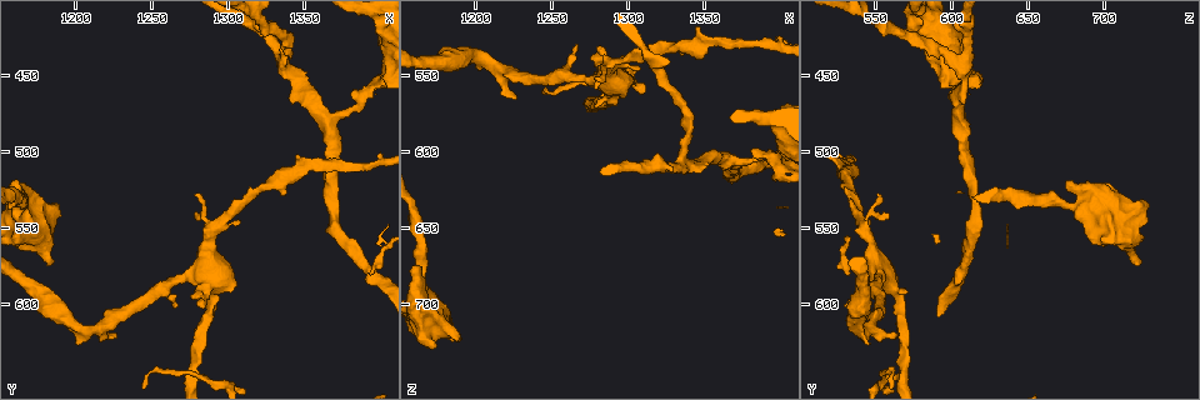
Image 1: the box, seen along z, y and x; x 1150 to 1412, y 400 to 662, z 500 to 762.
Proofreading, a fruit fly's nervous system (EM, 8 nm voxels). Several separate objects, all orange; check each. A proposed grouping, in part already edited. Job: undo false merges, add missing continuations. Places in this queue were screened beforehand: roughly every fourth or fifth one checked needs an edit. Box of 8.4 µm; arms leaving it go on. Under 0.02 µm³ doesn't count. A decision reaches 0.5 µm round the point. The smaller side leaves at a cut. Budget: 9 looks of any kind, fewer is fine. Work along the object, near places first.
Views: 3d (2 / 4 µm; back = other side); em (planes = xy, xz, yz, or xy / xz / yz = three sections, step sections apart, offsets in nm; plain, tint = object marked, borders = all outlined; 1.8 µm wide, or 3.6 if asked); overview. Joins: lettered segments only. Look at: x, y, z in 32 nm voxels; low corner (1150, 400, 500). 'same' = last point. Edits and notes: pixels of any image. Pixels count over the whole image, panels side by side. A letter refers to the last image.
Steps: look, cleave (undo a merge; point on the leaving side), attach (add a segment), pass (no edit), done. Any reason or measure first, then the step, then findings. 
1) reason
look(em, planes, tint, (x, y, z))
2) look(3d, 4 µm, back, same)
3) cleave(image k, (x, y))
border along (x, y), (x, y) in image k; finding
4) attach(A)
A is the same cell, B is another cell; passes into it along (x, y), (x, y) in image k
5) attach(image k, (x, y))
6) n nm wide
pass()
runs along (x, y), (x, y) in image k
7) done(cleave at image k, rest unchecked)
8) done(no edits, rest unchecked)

free end
look(em, 3.6 µm, planes, borders, (1226, 620, 564))

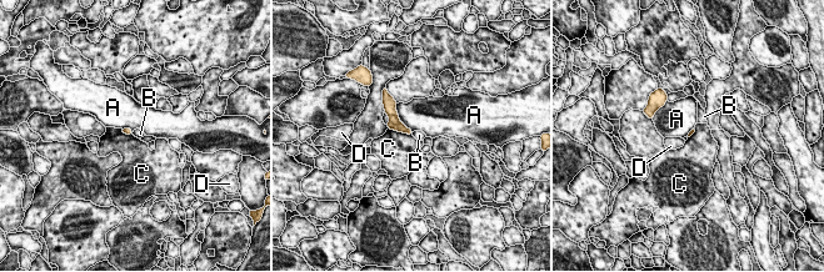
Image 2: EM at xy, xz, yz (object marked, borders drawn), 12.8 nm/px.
pass()
A, B, C and D are other cells; border along (396, 102), (398, 117), (413, 131) in image 2; no lettered segment goes on from it

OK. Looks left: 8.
sudden change in width
look(em, xy, step 8, borders, (1290, 548, 542))

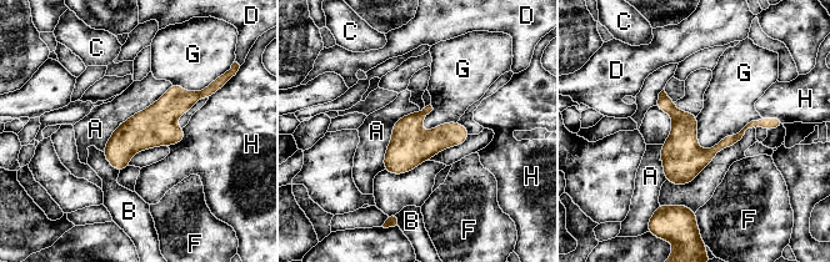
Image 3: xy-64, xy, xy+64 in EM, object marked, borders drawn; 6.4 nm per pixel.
G touches over 460 nm
pass()
A, B, C, D, F, G and H are other cells; border along (761, 117), (709, 149), (696, 142) in image 3; all the same cell

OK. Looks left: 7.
thin end
look(em, planes, tint, (1280, 600, 530))

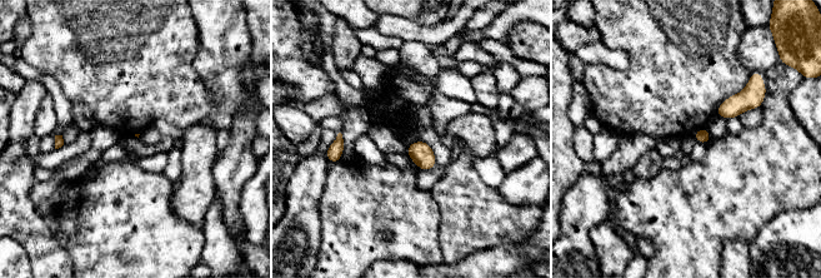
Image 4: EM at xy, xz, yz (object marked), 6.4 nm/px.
look(em, planes, borders, same)

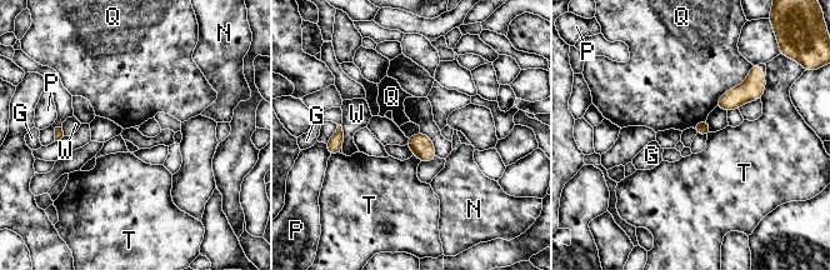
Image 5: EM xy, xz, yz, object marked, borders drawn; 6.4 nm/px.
pass()
G, N, P, Q, T and W are other cells; border along (750, 68), (746, 78), (714, 106) in image 5; none of them fits

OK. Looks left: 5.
branch stops here
look(3d, 2 µm, (1186, 570, 724))

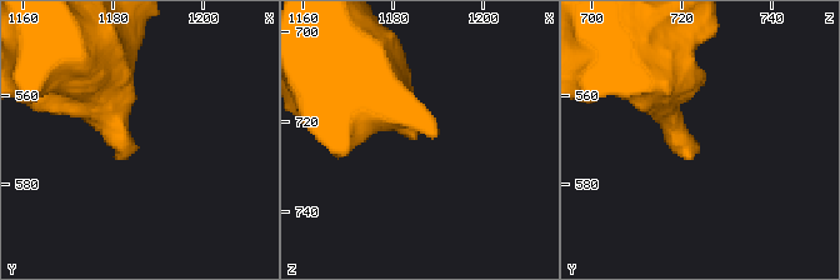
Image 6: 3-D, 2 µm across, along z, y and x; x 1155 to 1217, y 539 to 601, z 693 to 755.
look(em, planes, tint, (1185, 572, 724))

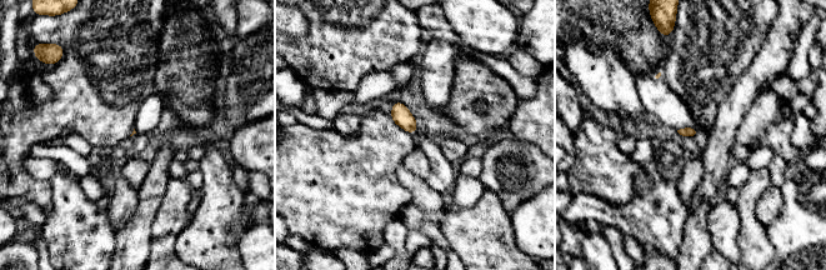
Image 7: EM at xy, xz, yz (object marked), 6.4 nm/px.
what lies round it
look(em, planes, borders, same)

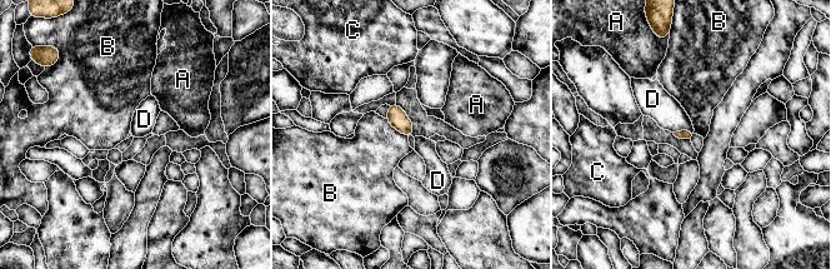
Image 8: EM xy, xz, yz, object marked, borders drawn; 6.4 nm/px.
B touches over 190 nm
pass()
A, B, C and D are other cells; none of them fits

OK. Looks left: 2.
done(no edits, rest unchecked)

